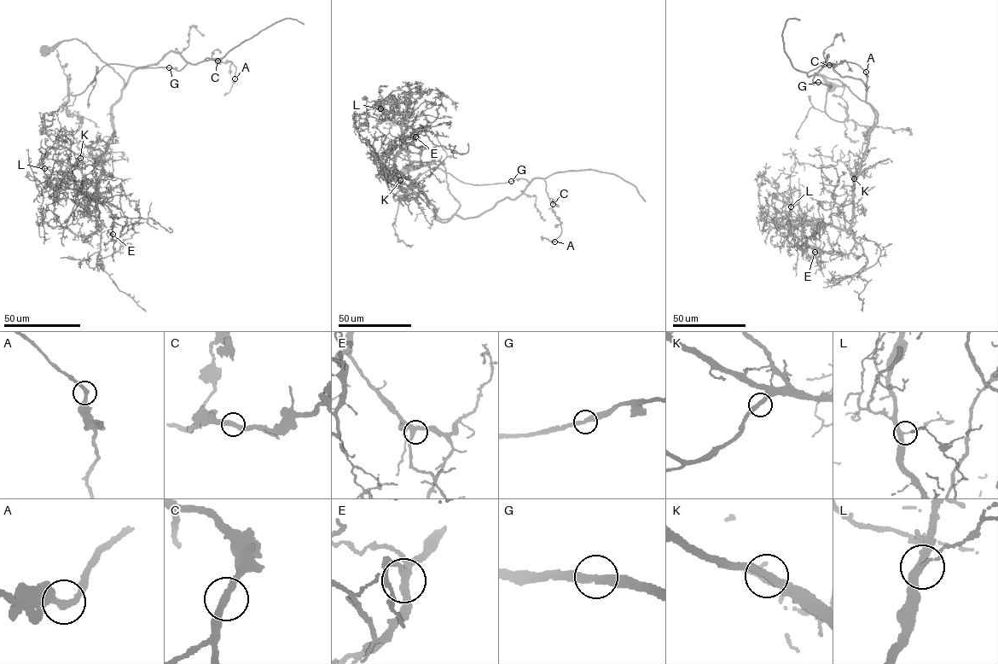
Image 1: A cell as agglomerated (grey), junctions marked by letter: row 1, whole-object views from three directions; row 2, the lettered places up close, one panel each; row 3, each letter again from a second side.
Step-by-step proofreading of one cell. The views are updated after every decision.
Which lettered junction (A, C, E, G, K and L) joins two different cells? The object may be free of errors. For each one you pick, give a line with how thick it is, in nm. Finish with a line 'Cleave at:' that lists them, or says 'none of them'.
Cleave at: none of them

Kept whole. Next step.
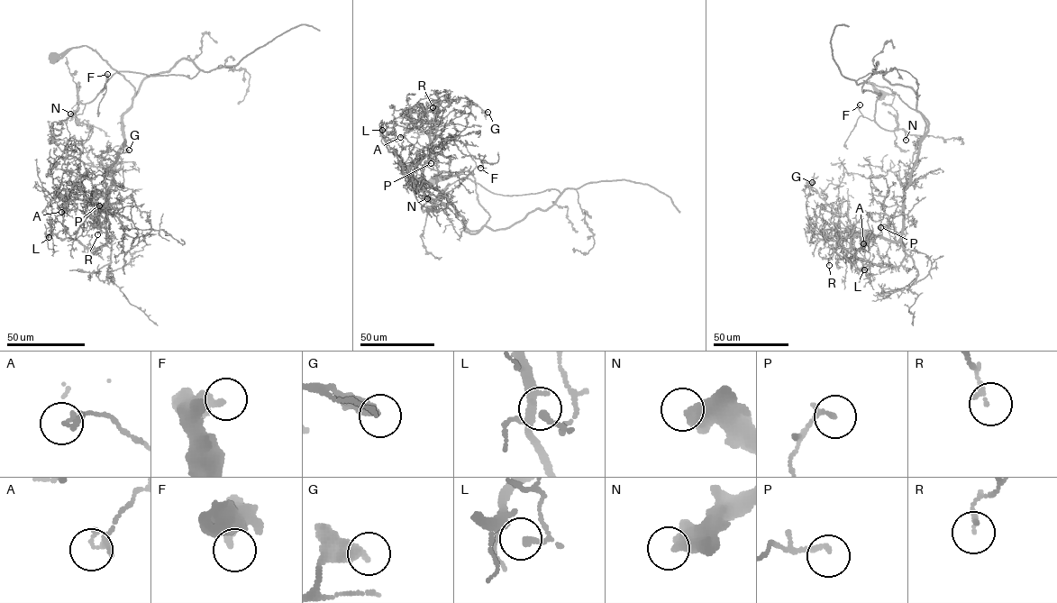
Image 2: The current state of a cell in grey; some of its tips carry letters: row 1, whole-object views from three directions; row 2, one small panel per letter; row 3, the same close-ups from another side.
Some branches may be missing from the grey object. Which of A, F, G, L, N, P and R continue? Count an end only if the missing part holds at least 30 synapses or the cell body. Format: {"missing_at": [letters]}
{"missing_at": []}

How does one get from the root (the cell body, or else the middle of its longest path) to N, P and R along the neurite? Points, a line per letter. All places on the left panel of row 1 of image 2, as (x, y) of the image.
N: (54, 58), (86, 46), (134, 86), (111, 167), (87, 158), (88, 123), (76, 121), (77, 106), (70, 114)
P: (54, 58), (86, 46), (134, 86), (123, 114), (123, 146), (112, 175), (108, 216), (101, 223), (99, 205)
R: (54, 58), (86, 46), (135, 91), (101, 223), (94, 204), (97, 234)

